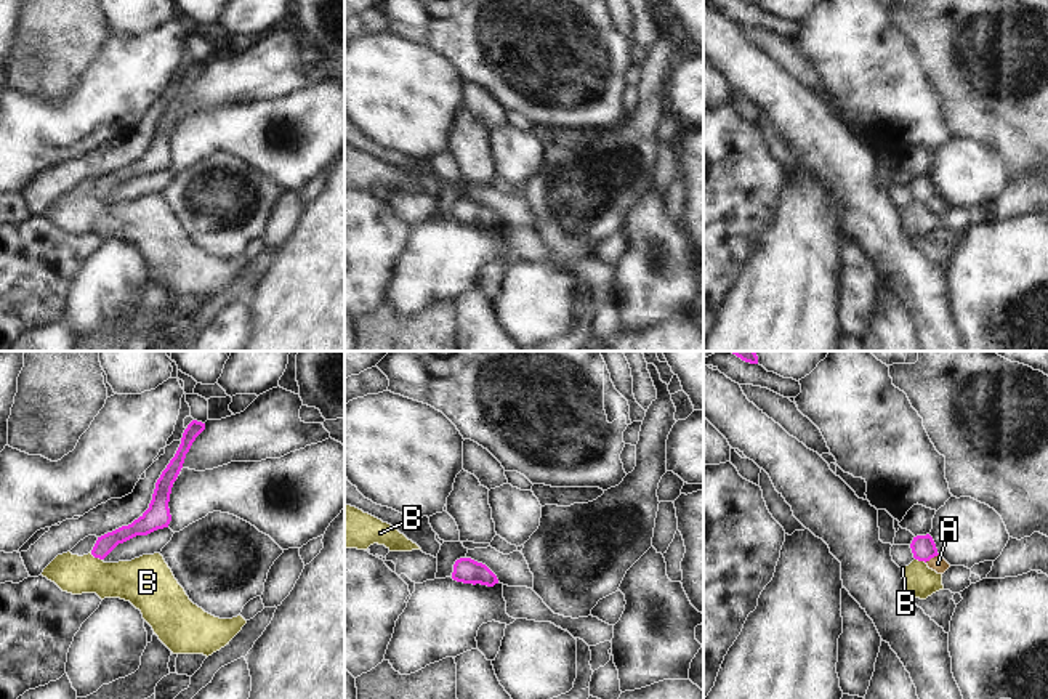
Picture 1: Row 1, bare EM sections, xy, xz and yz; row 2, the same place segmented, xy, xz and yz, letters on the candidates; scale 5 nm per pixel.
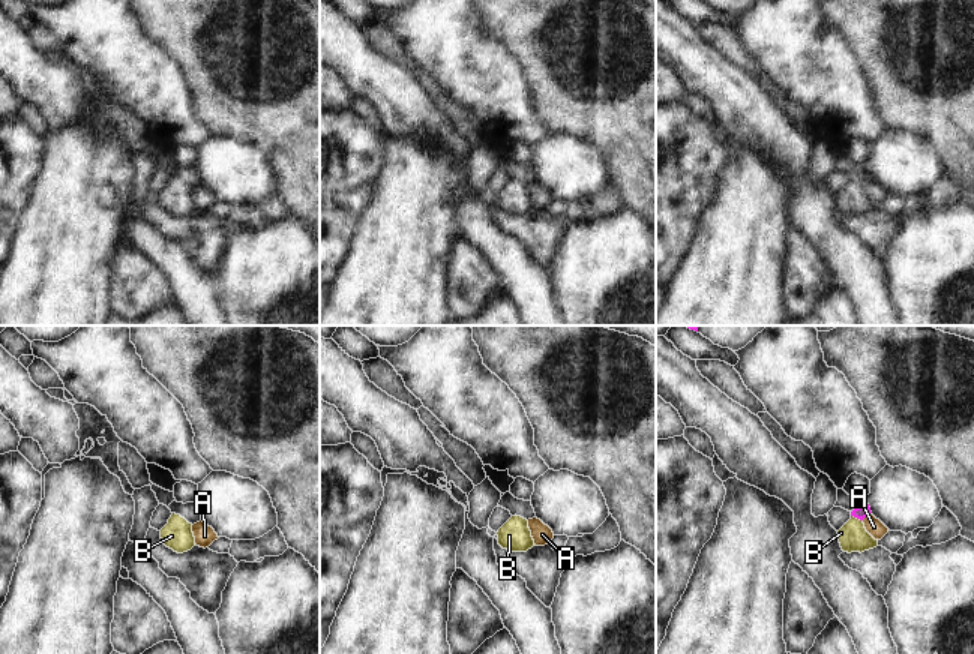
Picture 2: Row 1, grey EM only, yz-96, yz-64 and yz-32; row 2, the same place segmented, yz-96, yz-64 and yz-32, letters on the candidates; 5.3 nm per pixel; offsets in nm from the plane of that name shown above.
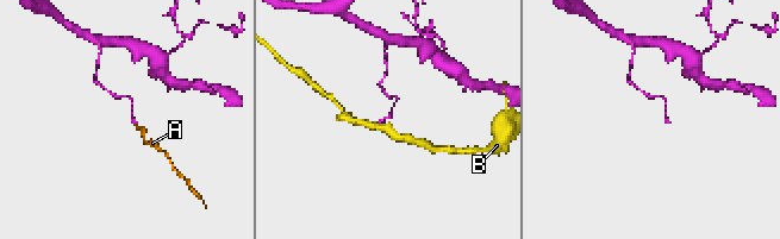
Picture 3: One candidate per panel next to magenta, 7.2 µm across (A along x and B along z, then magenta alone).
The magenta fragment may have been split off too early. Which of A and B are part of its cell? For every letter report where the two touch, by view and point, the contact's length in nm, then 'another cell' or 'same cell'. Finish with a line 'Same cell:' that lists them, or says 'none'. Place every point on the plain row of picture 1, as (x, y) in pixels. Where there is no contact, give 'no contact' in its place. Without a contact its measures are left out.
A: contact yz (931, 197); length 80 nm; same cell
B: contact xy (96, 197); length 70 nm; another cell
Same cell: A

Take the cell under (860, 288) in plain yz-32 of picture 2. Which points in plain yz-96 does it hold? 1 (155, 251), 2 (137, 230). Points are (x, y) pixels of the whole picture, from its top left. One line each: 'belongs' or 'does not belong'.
1: belongs
2: belongs

